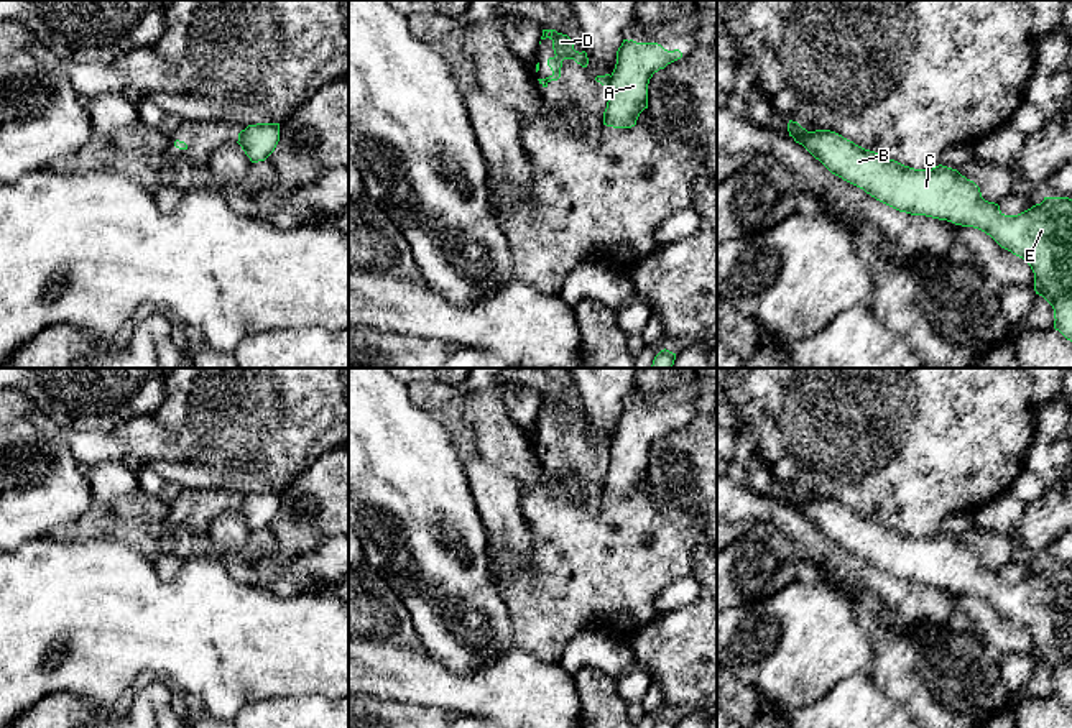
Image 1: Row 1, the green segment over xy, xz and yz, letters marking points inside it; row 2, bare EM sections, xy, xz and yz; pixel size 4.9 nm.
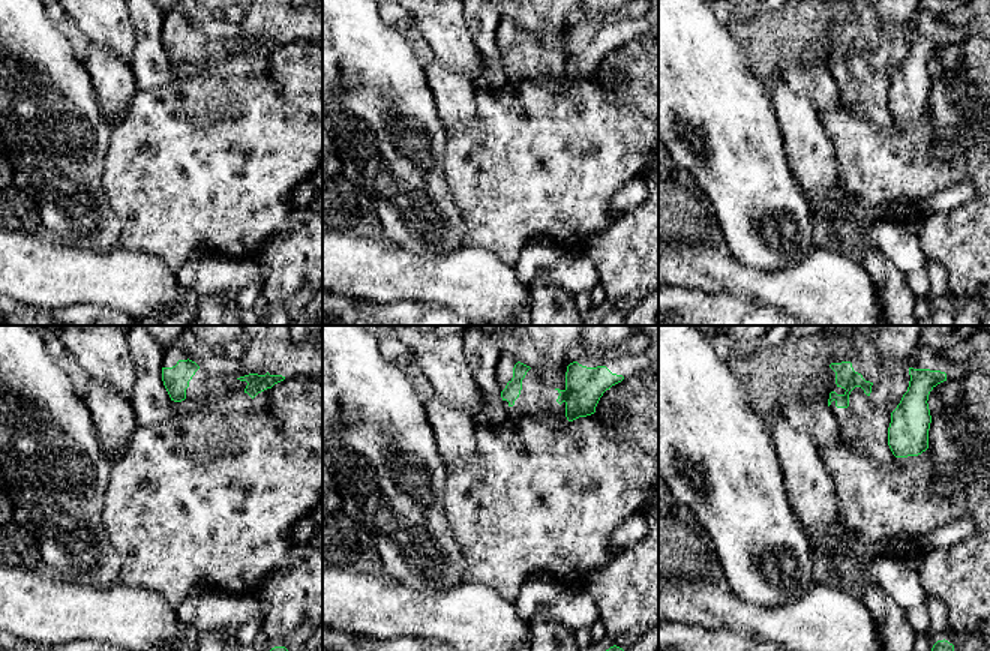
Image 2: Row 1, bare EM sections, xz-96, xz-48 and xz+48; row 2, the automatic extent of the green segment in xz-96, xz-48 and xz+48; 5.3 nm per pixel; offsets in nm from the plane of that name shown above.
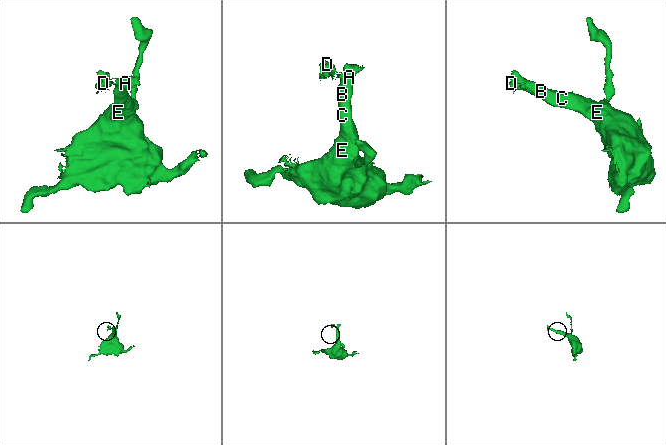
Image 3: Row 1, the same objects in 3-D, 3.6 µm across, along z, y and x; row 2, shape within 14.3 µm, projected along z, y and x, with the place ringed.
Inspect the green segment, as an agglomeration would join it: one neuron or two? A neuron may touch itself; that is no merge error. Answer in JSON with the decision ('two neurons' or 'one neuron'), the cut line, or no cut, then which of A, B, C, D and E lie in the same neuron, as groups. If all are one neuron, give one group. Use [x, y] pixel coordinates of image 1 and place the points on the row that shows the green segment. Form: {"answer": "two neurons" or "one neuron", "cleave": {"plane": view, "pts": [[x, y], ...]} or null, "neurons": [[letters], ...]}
{"answer": "two neurons", "cleave": {"plane": "yz", "pts": [[808, 132], [793, 137]]}, "neurons": [["A", "B", "C", "E"], ["D"]]}

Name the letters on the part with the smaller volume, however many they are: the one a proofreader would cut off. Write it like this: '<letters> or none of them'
D

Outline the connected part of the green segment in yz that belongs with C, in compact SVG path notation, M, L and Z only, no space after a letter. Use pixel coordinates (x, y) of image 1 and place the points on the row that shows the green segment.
M830 130L807 131L794 141L876 200L911 215L978 228L1023 258L1034 273L1036 294L1054 309L1054 329L1072 342L1072 199L1044 197L1018 215L1005 215L957 169L914 169Z

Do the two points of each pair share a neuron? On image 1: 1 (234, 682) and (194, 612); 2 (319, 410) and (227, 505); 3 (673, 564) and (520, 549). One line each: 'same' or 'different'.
1: same
2: different
3: different

